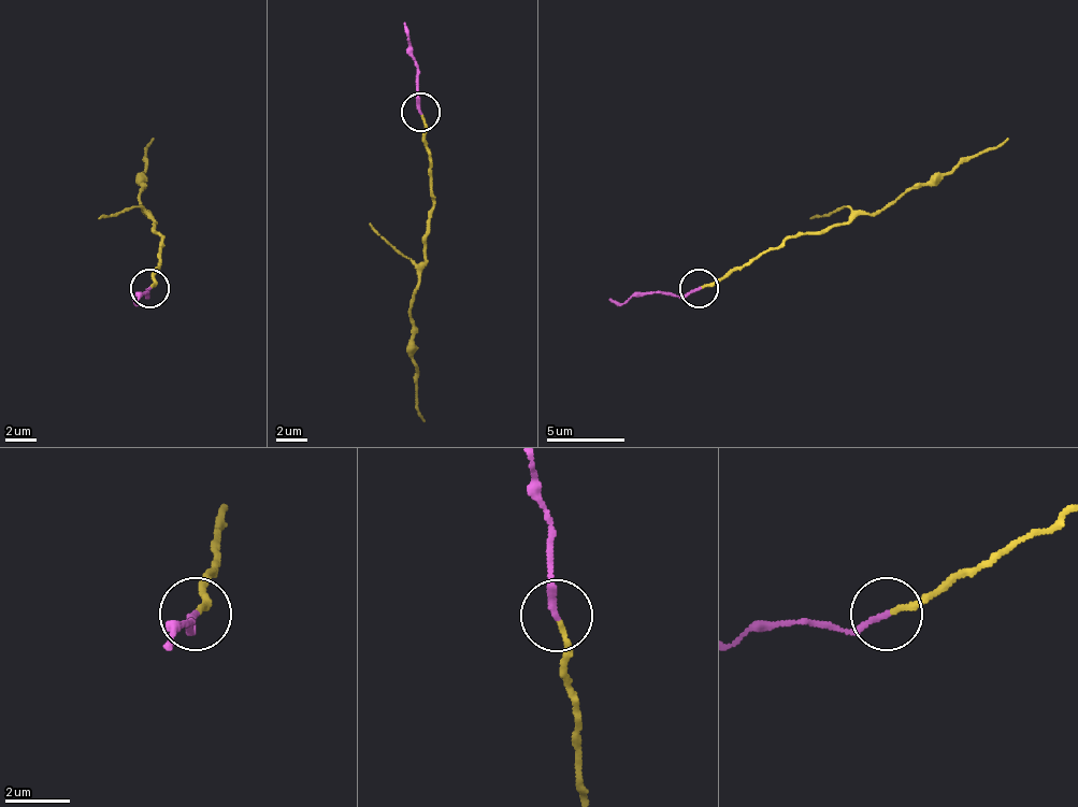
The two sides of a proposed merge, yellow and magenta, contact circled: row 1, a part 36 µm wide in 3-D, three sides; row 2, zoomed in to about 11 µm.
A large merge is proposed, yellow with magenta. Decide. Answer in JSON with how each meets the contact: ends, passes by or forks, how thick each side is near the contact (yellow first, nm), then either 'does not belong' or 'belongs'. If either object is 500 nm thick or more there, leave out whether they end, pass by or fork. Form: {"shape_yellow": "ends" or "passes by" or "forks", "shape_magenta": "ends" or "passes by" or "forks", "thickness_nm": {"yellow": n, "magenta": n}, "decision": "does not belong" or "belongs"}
{"shape_yellow": "ends", "shape_magenta": "ends", "thickness_nm": {"yellow": 160, "magenta": 200}, "decision": "does not belong"}

